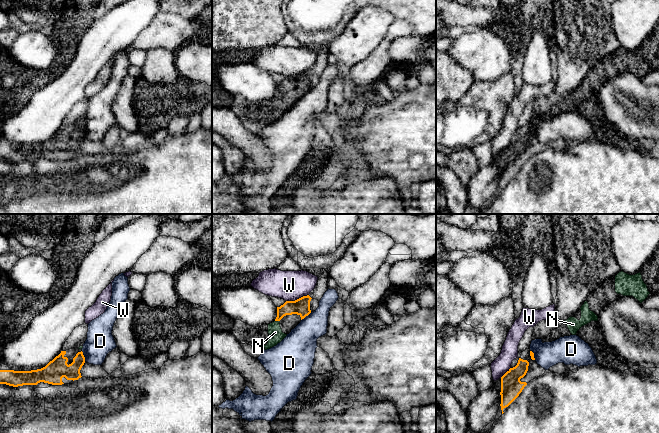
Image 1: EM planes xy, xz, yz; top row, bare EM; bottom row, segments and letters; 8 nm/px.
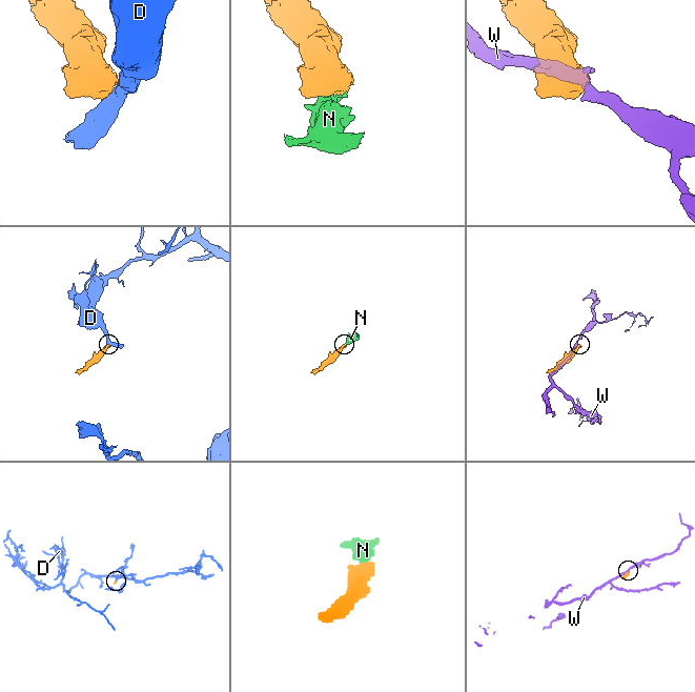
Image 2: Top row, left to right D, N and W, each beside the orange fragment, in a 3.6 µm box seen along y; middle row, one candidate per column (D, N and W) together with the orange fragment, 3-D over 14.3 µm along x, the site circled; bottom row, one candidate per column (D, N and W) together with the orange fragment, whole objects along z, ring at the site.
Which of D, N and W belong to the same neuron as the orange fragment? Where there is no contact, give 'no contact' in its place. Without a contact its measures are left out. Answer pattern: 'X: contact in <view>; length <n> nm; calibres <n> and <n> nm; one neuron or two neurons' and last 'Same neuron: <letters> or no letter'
D: contact in xy; length 90 nm; calibres 160 and 220 nm; two neurons
N: contact in xz; length 40 nm; calibres 140 and 110 nm; one neuron
W: contact in xz; length 190 nm; calibres 140 and 240 nm; two neurons
Same neuron: N

